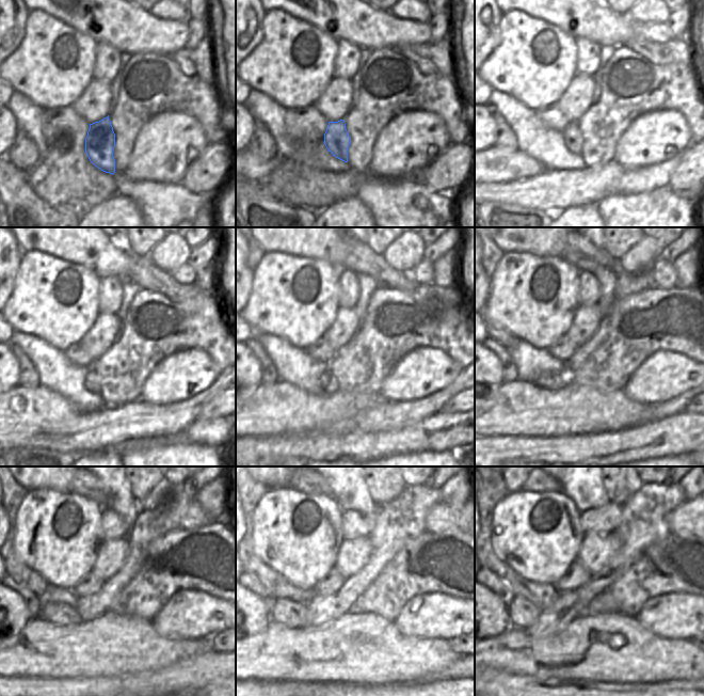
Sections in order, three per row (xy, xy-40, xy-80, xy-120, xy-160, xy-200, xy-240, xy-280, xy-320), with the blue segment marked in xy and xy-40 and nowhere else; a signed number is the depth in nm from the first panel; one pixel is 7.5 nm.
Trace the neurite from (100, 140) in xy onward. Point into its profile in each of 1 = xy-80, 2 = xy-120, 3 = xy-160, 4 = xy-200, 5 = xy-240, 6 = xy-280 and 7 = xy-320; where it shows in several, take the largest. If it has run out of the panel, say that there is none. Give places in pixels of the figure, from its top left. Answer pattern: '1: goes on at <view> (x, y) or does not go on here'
1: goes on at xy-80 (572, 136)
2: goes on at xy-120 (92, 380)
3: goes on at xy-160 (329, 383)
4: goes on at xy-200 (552, 380)
5: goes on at xy-240 (60, 614)
6: goes on at xy-280 (291, 614)
7: goes on at xy-320 (523, 614)

